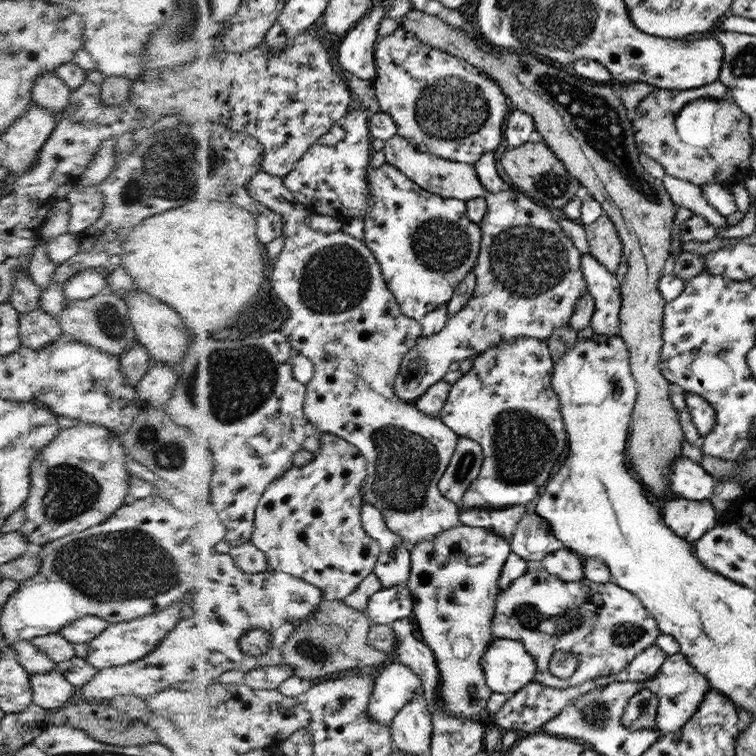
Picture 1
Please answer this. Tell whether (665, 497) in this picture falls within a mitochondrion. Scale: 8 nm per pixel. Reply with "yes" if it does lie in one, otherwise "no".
no

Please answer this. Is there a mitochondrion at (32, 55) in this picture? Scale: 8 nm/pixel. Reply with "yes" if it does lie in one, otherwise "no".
no

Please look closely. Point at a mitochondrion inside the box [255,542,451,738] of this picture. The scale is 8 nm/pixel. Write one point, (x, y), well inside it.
(309, 649)

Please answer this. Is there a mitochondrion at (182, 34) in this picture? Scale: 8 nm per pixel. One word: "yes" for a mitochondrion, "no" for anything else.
yes

